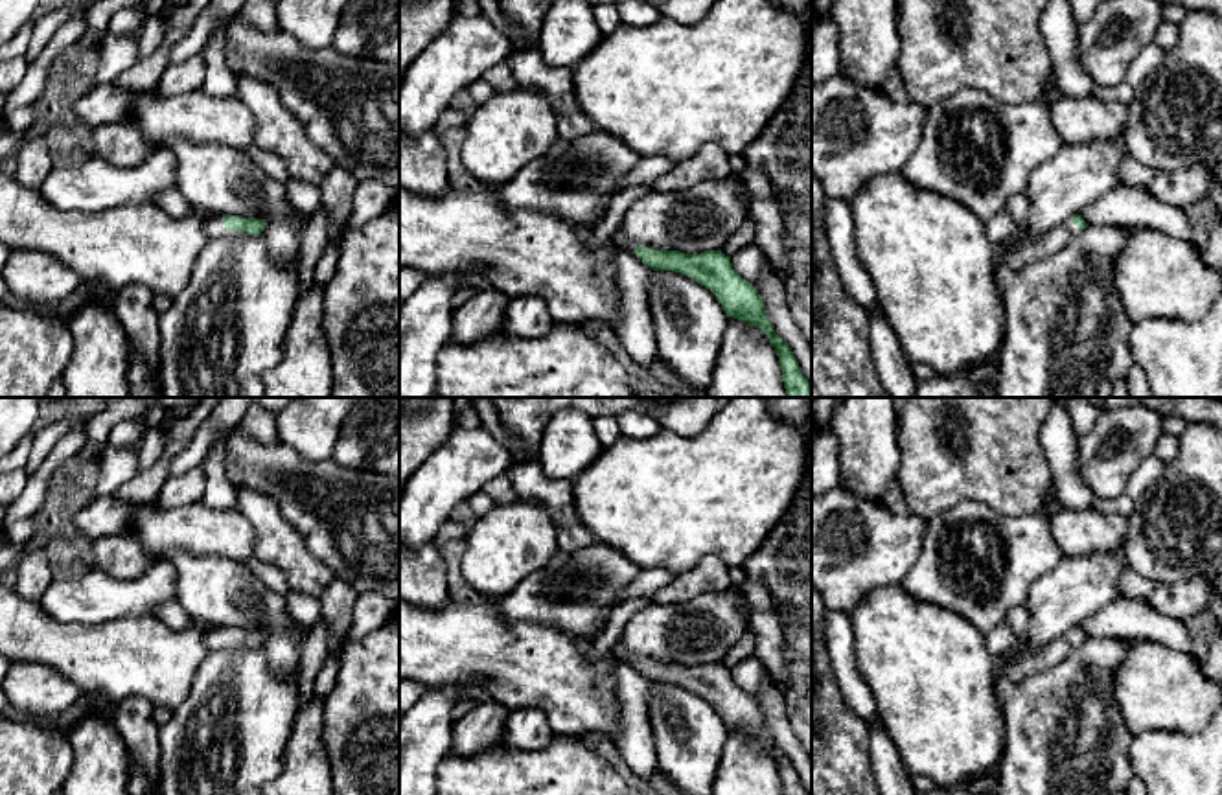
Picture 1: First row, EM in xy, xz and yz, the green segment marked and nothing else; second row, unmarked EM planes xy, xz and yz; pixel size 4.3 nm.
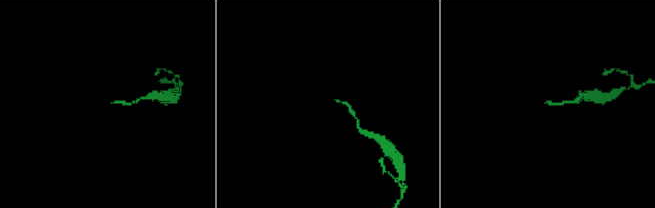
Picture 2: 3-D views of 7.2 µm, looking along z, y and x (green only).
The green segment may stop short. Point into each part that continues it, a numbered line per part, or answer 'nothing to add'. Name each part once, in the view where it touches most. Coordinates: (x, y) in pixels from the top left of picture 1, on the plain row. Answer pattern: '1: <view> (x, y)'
1: xy (214, 639)

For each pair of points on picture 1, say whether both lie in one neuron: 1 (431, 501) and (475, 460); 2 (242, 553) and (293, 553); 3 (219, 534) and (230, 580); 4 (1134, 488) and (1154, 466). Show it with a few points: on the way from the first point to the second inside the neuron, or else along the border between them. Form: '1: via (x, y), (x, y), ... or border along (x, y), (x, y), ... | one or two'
1: via (442, 490), (464, 468) | one
2: border along (238, 512), (253, 529), (254, 556) | two
3: border along (183, 549), (194, 554), (229, 556), (245, 565) | two
4: via (1140, 483), (1149, 472) | one

